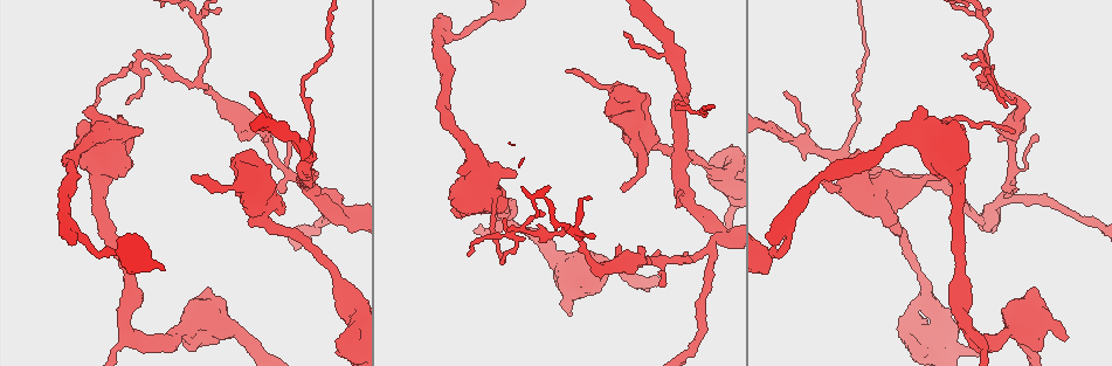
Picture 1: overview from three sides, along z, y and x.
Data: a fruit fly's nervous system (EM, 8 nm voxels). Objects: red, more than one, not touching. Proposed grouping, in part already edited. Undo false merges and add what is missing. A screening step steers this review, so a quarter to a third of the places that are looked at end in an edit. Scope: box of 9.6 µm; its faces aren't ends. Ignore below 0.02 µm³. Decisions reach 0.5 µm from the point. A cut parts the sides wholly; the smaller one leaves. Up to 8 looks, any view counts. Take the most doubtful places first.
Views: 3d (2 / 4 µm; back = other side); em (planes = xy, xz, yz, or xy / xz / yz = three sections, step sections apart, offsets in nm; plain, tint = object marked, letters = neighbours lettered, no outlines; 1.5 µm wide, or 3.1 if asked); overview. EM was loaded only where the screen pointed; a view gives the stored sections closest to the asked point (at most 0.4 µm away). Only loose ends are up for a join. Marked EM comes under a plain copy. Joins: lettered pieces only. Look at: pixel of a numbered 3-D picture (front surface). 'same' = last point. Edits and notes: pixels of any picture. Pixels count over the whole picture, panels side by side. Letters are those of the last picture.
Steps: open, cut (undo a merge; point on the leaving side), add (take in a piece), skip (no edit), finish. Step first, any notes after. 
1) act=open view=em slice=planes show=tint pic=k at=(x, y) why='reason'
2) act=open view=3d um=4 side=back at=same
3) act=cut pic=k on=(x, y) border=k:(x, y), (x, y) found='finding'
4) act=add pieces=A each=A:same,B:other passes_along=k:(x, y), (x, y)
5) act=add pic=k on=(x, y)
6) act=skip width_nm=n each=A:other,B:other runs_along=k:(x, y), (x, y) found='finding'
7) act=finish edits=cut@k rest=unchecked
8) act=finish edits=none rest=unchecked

act=open view=3d um=2 side=back pic=1 at=(938, 179) why='branch stops here'

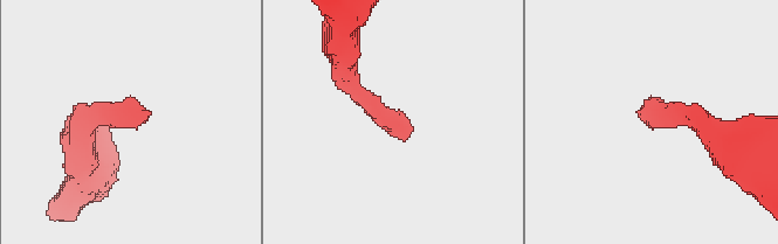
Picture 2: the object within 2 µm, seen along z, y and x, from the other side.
act=open view=em slice=xy step=8 show=letters pic=2 at=(648, 118)

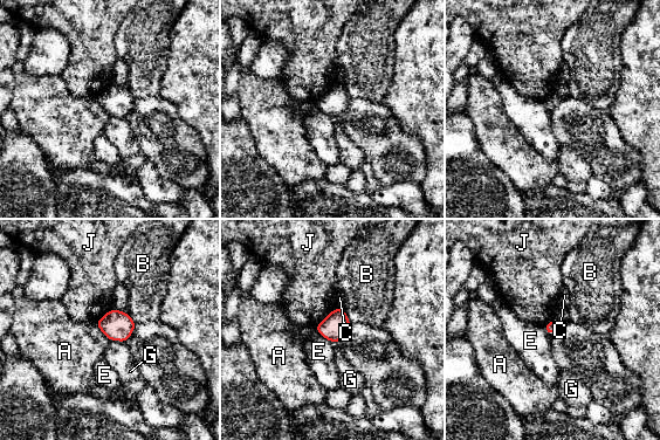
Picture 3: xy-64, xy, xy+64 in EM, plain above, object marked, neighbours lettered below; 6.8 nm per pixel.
act=open view=em slice=planes show=letters at=same why='another direction'

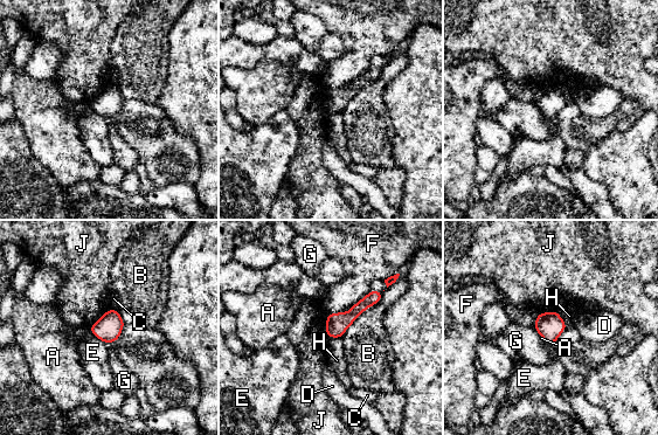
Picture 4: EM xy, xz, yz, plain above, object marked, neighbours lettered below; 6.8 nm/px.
act=skip longest_contact=B:440nm each=A:other,B:other,C:other,D:other,E:other,F:other,G:other,H:other,J:other border=4:(88, 328), (97, 338), (108, 344) found='no lettered piece goes on from it'

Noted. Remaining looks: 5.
act=open view=em um=3.1 slice=xz step=8 show=tint pic=1 at=(719, 156) why='touches itself'

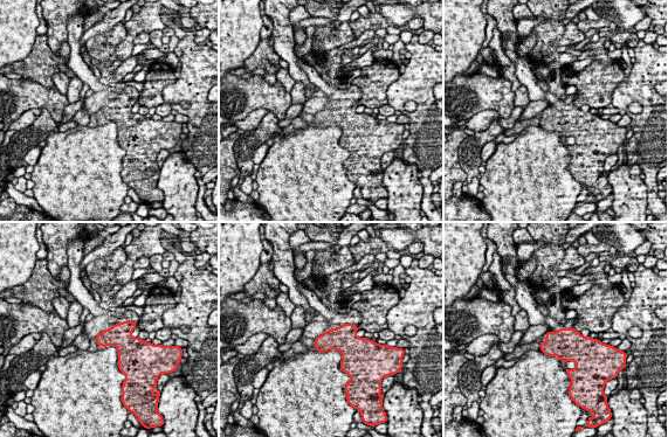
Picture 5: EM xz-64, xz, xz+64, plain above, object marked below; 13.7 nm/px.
act=open view=em um=3.1 slice=planes show=tint at=same

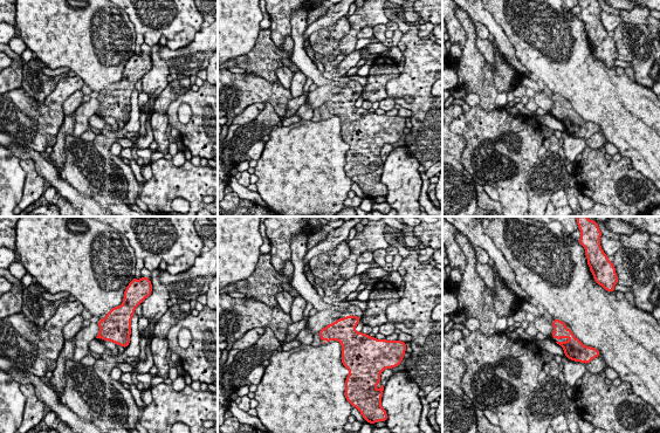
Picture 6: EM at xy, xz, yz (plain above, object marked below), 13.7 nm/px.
act=open view=em um=3.1 slice=planes show=letters at=same

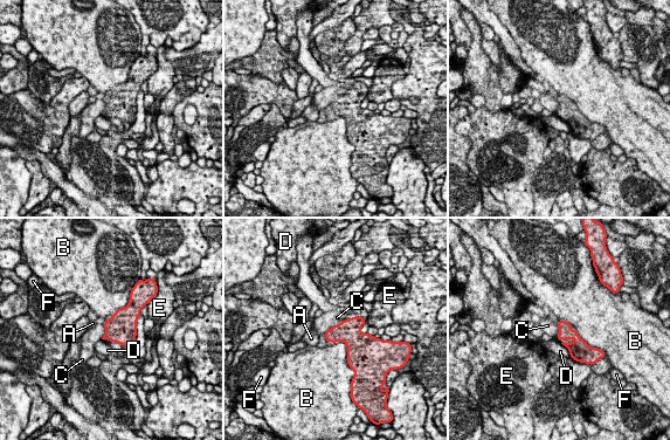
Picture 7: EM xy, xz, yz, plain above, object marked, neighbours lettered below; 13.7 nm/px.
act=skip width_nm=260 each=A:other,B:other,C:other,D:other,E:other,F:other border=7:(555, 323), (558, 328), (557, 338) found='all the same neuron'

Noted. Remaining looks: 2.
act=open view=em slice=planes show=letters pic=1 at=(446, 18)

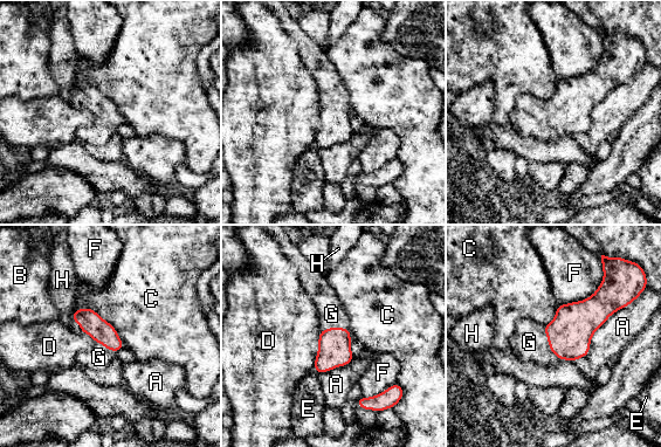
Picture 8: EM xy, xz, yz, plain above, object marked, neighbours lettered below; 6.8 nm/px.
act=add pieces=G each=A:other,B:other,C:other,D:other,E:other,F:other,G:same,H:other passes_along=8:(570, 332), (549, 344), (529, 342) found='the neuron continues'

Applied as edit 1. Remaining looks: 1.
act=finish edits=add@8 rest=unchecked

